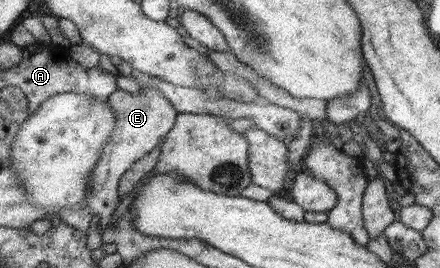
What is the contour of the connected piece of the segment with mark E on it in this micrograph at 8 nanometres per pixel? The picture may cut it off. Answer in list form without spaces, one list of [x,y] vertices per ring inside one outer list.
[[[141,86],[136,95],[125,91],[114,91],[106,97],[114,115],[114,126],[108,138],[103,142],[98,158],[90,169],[84,185],[84,203],[90,208],[92,215],[99,219],[97,230],[103,231],[110,223],[110,217],[115,209],[117,199],[117,181],[143,155],[153,151],[157,143],[166,137],[166,134],[176,123],[176,108],[169,99],[155,88]]]

